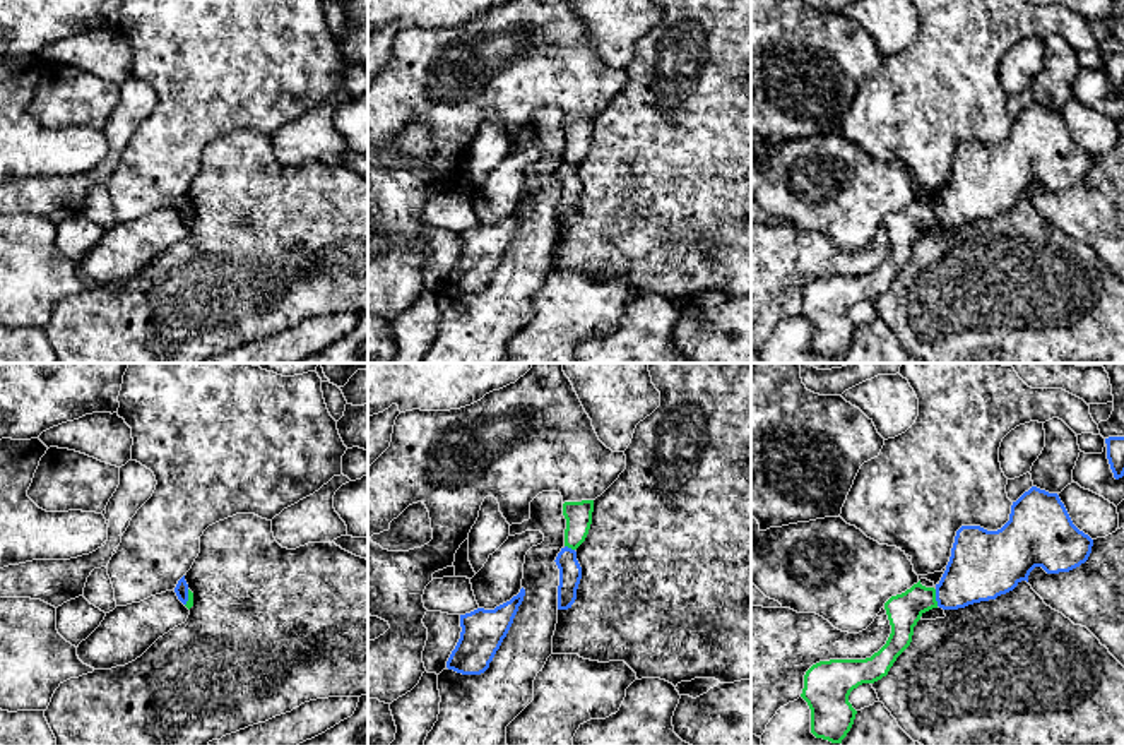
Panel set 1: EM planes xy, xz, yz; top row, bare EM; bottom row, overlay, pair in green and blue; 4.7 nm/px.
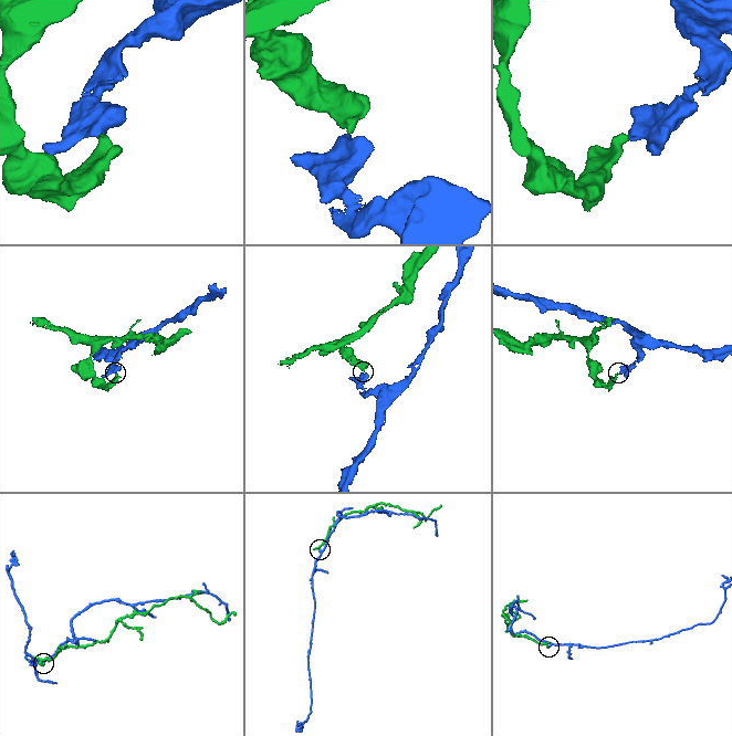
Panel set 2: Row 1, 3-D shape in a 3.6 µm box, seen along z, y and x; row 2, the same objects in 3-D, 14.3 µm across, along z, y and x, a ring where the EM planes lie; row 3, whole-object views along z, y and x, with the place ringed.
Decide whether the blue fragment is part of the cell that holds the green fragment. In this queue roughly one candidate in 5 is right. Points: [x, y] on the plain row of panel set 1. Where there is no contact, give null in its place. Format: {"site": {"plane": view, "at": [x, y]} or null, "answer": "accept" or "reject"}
{"site": {"plane": "yz", "at": [934, 214]}, "answer": "reject"}

